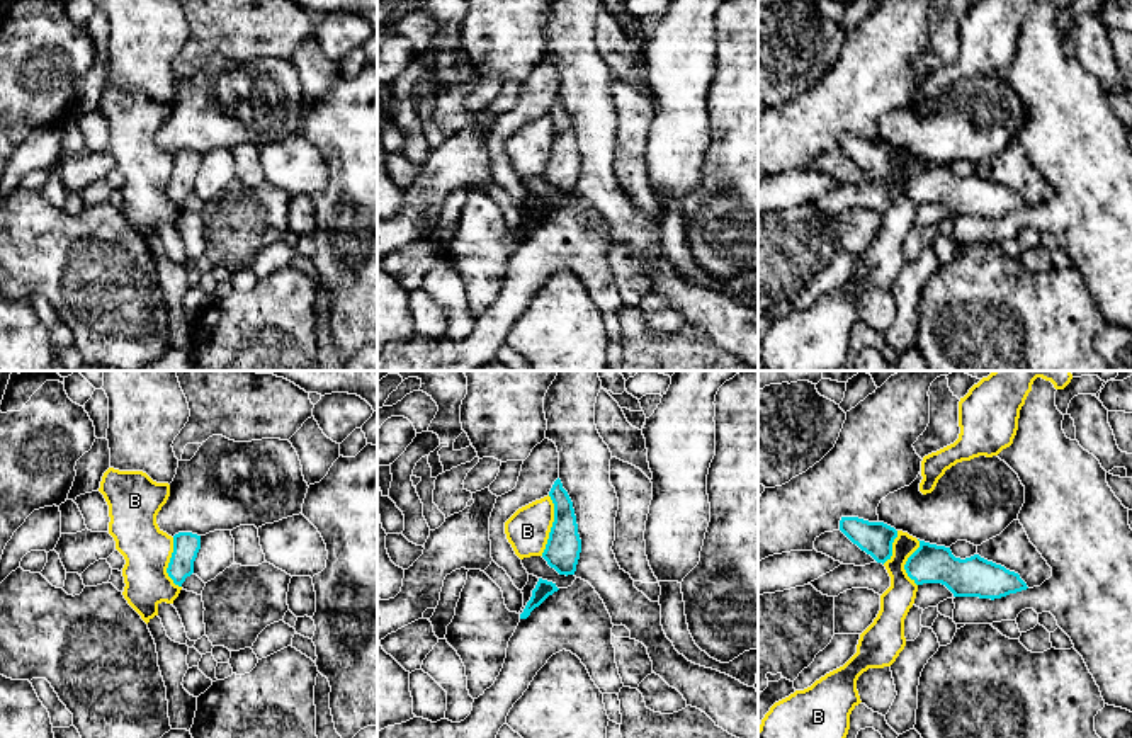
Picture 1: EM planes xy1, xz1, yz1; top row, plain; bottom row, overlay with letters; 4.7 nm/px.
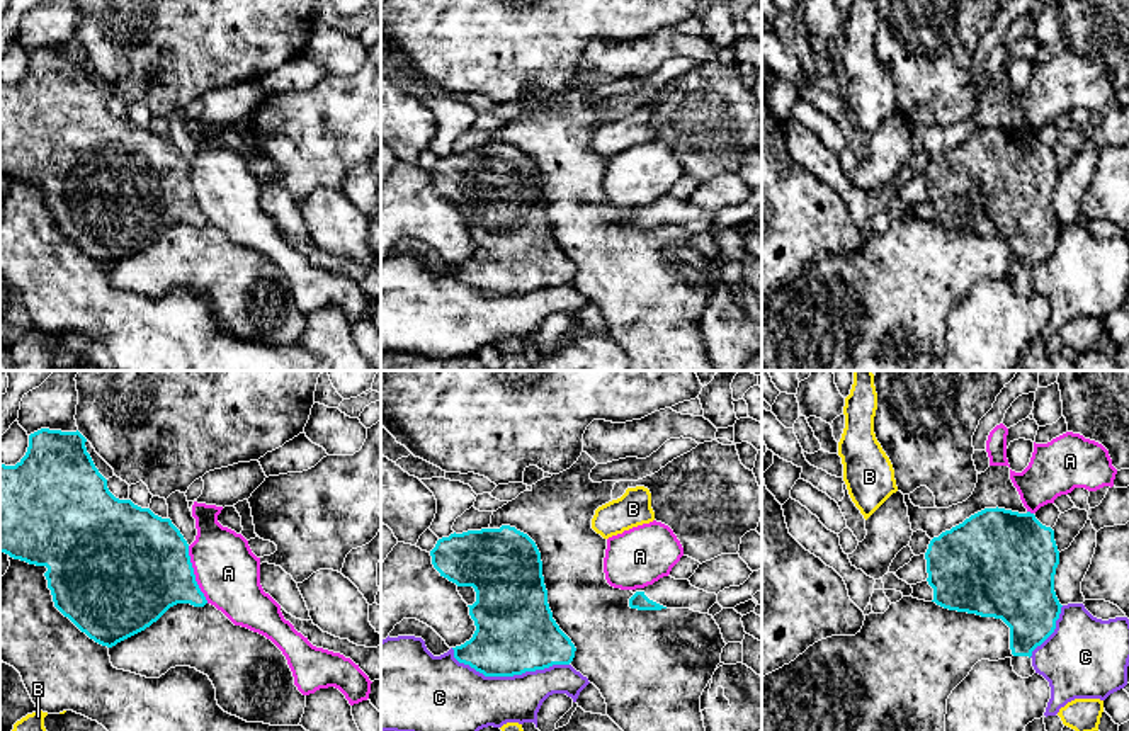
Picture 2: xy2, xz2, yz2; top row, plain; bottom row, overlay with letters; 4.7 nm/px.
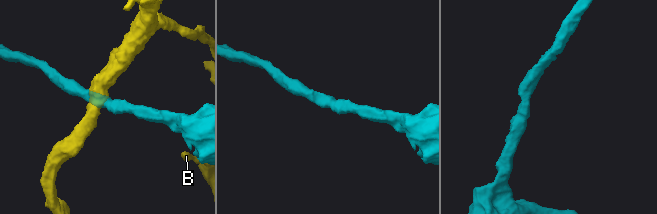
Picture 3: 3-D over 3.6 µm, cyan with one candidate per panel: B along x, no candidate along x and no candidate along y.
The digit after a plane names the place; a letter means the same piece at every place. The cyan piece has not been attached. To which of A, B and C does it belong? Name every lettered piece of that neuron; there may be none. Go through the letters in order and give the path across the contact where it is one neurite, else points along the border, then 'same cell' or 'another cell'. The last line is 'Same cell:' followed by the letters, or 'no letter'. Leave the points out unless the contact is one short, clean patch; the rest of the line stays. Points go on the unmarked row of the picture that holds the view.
A: another cell
B: border along xz1 (549, 114), (553, 140), (546, 167), (541, 174); another cell
C: another cell
Same cell: no letter

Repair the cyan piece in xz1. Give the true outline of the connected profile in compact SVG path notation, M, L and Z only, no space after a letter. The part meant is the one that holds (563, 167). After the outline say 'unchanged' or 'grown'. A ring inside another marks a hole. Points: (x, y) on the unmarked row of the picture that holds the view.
M558 97L549 111L554 122L554 141L542 177L559 194L574 194L581 172L576 134L568 111Z; unchanged

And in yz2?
M984 128L933 156L925 178L932 221L949 230L1001 238L1010 246L1013 291L1022 298L1032 296L1032 270L1054 252L1063 226L1054 211L1059 184L1054 150L1030 131Z; grown

